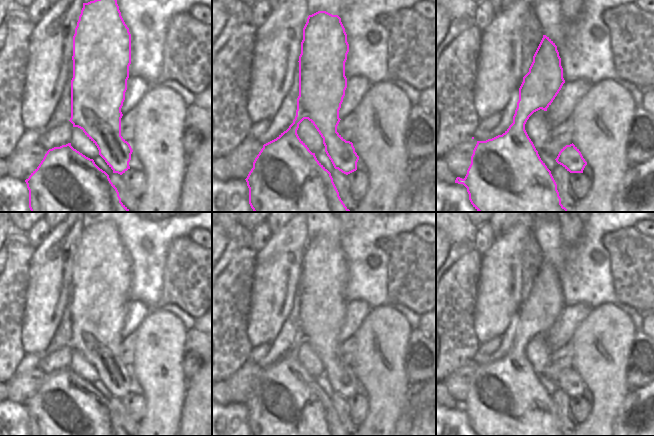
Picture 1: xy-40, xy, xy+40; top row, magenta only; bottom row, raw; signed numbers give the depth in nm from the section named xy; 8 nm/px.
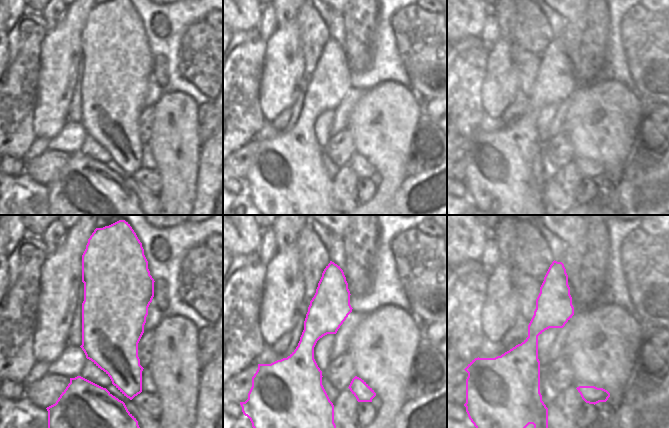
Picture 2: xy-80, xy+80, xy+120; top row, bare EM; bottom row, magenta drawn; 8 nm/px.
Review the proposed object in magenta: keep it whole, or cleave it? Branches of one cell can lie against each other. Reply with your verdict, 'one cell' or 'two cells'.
two cells

